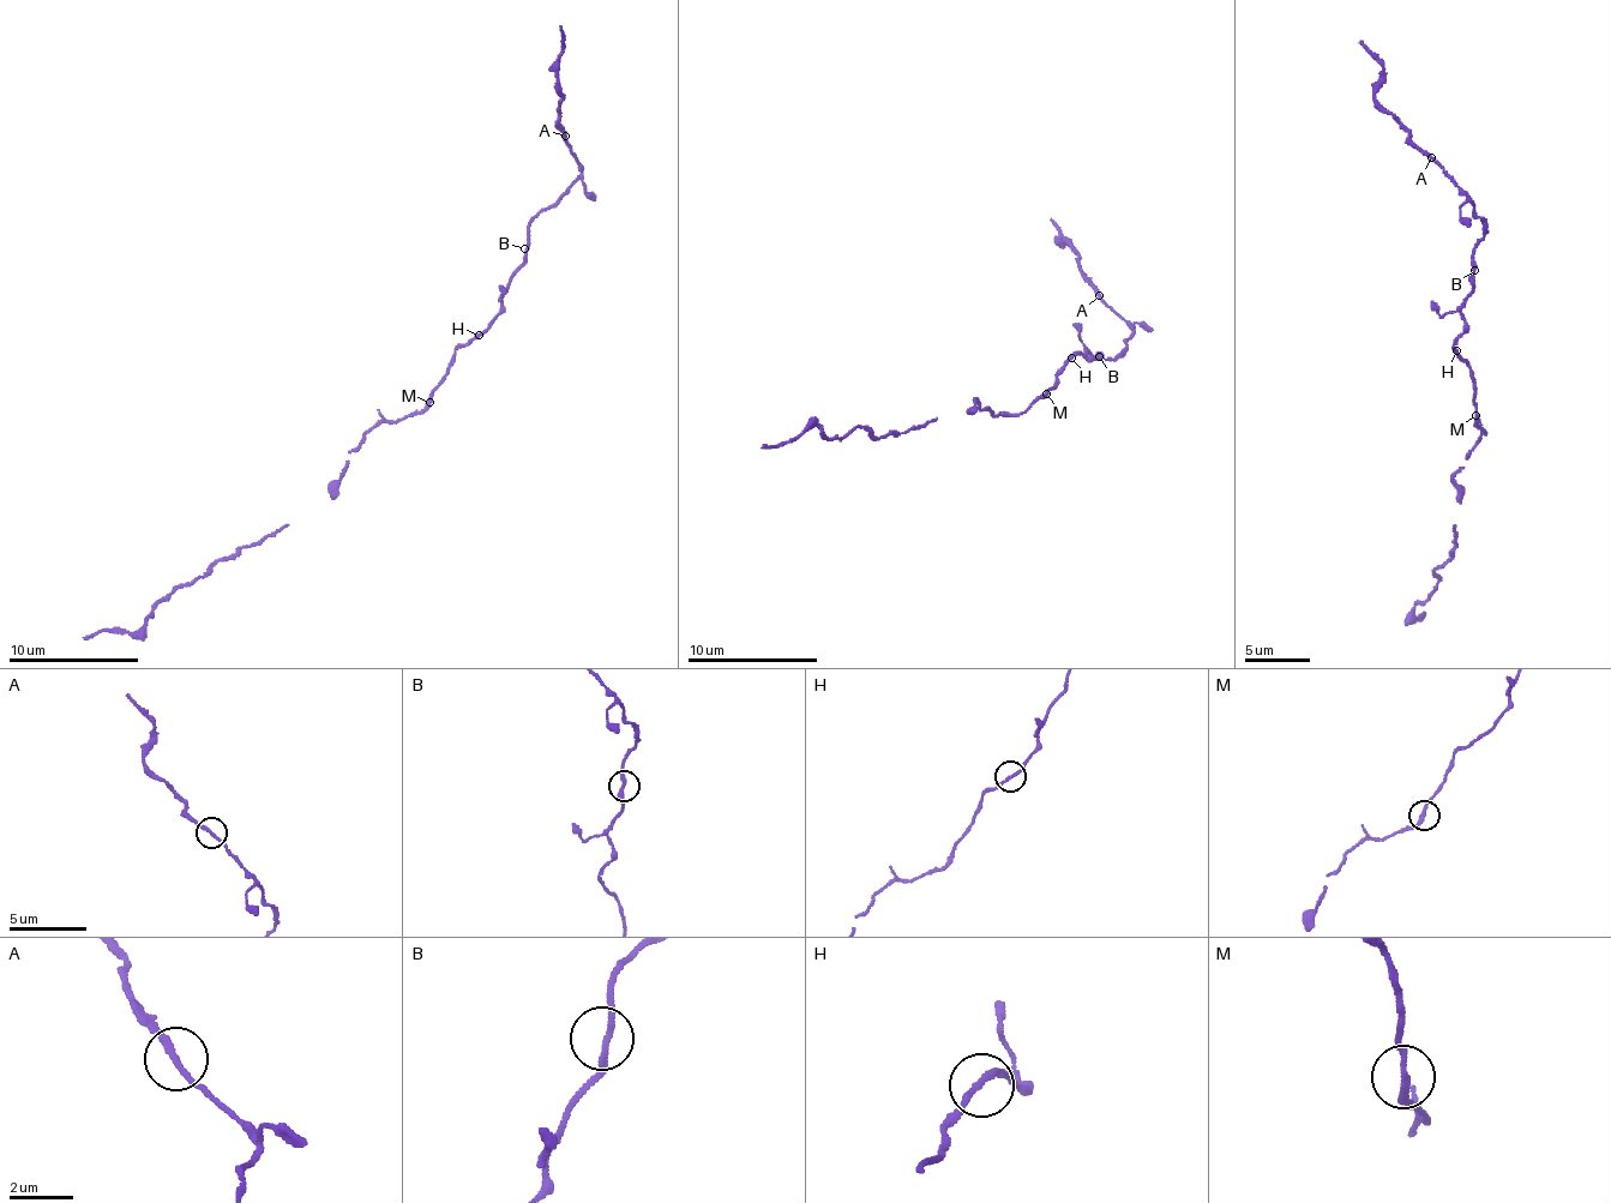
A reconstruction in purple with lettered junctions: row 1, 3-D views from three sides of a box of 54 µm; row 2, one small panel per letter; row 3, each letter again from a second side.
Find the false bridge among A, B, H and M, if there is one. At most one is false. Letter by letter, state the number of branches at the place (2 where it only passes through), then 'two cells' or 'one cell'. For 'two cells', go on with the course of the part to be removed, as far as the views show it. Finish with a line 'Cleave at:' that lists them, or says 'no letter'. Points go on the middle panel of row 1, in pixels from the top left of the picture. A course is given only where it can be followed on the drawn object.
A: 2 | one cell
B: 2 | one cell
H: 2 | one cell
M: 2 | one cell
Cleave at: no letter

